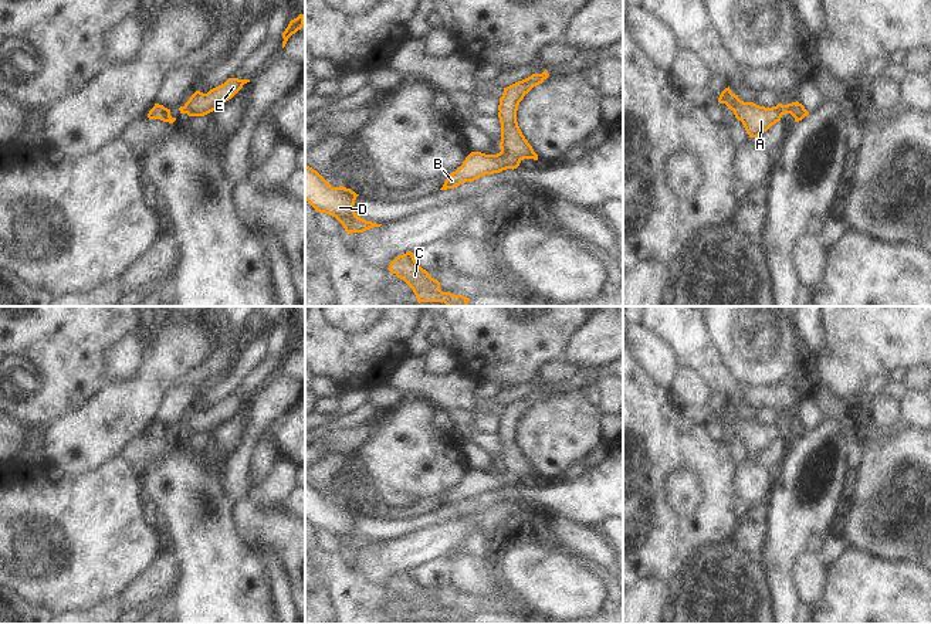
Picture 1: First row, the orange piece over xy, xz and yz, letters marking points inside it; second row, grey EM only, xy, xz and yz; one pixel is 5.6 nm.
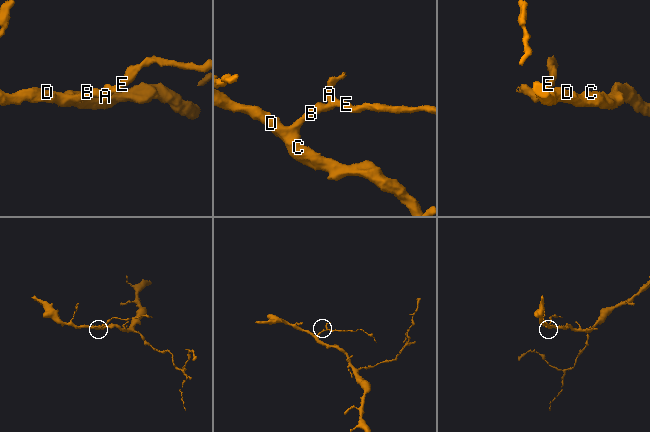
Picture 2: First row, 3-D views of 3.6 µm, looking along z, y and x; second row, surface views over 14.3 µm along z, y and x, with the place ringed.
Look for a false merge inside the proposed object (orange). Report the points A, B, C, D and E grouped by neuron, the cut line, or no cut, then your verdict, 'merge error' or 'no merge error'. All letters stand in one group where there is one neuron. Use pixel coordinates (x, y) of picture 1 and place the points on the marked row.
groups A B C D E; cut none; no merge error

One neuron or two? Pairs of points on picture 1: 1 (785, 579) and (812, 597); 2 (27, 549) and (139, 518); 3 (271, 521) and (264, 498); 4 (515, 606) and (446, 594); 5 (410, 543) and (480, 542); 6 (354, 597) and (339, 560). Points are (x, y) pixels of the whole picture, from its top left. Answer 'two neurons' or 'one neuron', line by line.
1: two neurons
2: one neuron
3: two neurons
4: one neuron
5: two neurons
6: one neuron

